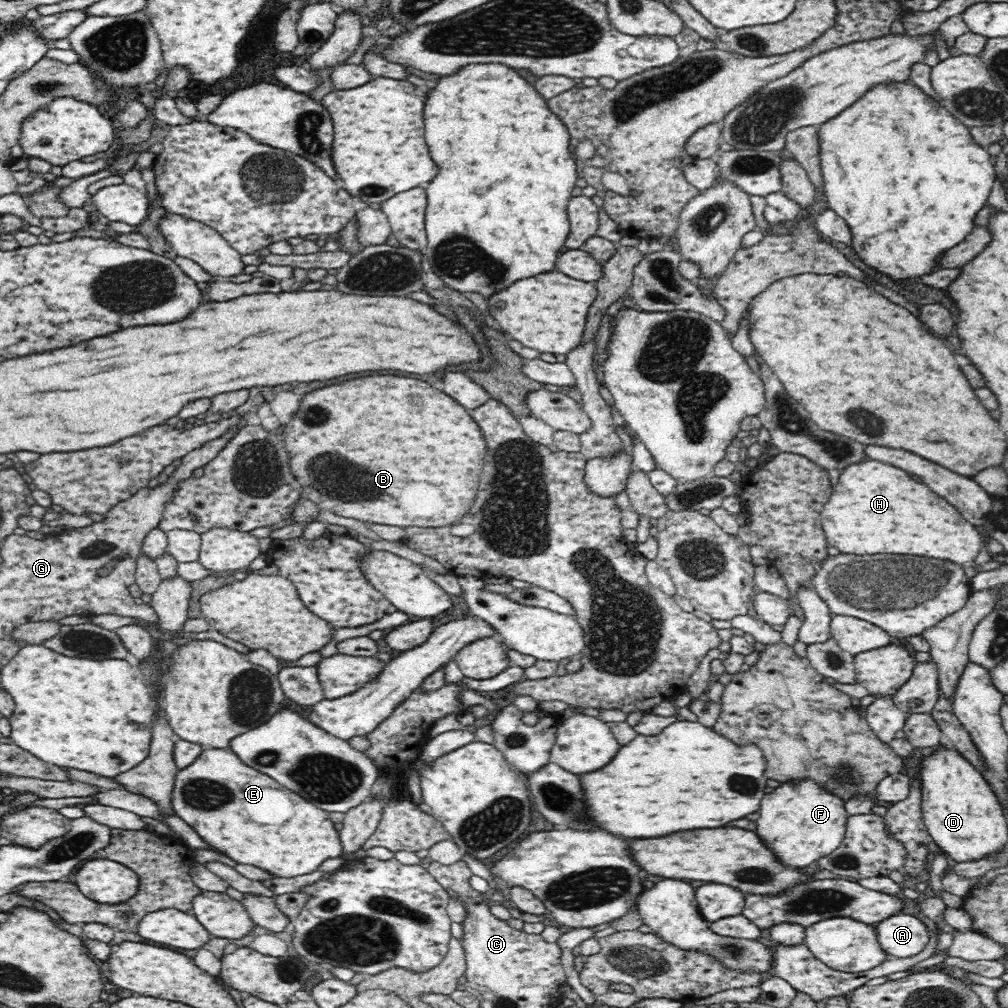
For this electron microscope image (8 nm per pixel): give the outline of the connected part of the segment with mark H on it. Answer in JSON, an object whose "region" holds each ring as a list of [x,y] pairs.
{"region":[[[865,460],[852,464],[842,472],[834,492],[821,512],[821,525],[827,546],[834,546],[842,554],[876,556],[877,554],[912,554],[918,557],[942,559],[954,565],[972,564],[983,548],[979,528],[970,524],[954,506],[936,496],[928,486],[912,480],[904,470],[882,462]]]}

